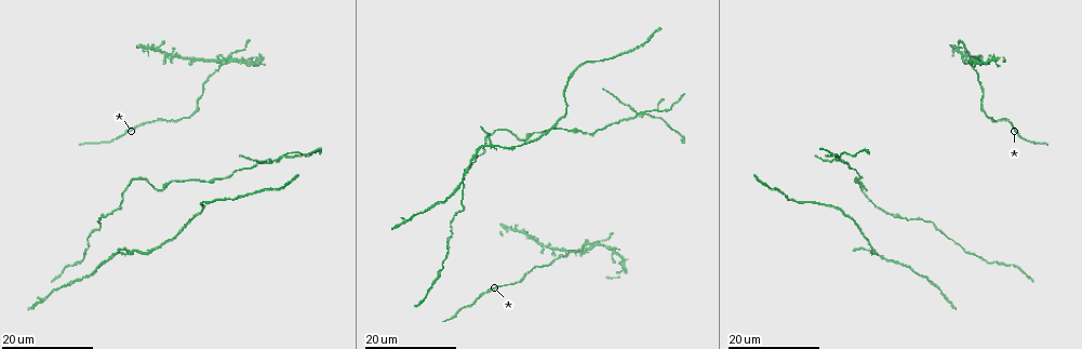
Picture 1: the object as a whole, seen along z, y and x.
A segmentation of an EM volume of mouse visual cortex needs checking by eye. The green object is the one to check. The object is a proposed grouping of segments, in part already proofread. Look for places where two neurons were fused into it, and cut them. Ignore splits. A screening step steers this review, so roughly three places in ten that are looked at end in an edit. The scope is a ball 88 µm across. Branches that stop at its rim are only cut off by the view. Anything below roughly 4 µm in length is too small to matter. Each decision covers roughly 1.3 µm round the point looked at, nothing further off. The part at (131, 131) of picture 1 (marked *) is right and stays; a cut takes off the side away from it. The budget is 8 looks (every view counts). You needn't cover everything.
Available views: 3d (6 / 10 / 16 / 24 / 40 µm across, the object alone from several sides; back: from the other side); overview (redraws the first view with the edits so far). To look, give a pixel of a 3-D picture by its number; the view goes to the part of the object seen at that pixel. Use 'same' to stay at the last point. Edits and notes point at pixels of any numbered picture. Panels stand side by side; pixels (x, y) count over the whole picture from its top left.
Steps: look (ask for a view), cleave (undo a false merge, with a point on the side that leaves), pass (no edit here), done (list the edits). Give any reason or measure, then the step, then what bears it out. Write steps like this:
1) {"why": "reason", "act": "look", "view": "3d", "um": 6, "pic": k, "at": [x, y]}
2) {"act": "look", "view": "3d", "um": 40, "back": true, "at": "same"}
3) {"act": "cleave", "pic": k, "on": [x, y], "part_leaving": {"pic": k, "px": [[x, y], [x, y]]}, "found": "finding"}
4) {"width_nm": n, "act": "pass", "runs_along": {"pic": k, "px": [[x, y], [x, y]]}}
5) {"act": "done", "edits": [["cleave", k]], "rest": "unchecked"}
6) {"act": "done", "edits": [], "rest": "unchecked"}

{"act": "look", "view": "3d", "um": 16, "pic": 1, "at": [554, 126]}

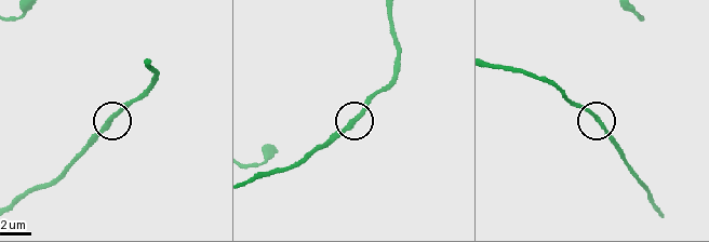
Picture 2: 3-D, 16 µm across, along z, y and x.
{"why": "closer look", "act": "look", "view": "3d", "um": 10, "pic": 2, "at": [598, 122]}

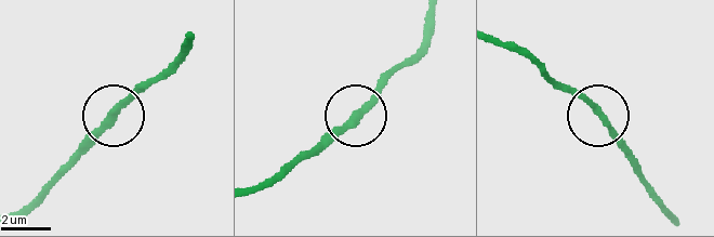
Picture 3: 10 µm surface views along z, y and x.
{"side_arm_um": 41, "act": "pass", "found": "continuous, no second neuron"}

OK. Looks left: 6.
{"why": "three-way junction", "act": "look", "view": "3d", "um": 24, "pic": 1, "at": [125, 255]}

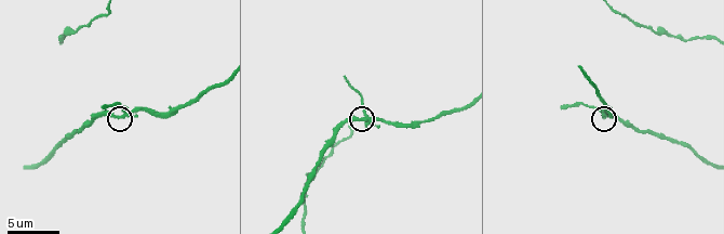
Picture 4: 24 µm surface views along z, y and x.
{"why": "zoom in", "act": "look", "view": "3d", "um": 10, "pic": 4, "at": [359, 120]}

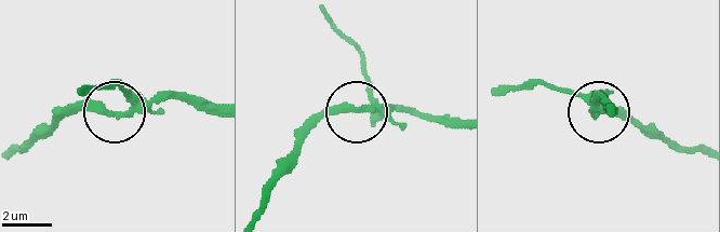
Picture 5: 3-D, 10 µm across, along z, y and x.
{"arms": 3, "act": "cleave", "pic": 5, "on": [123, 89], "part_leaving": {"pic": 5, "px": [[141, 100], [116, 84], [77, 89]]}, "found": "a second neuron is stuck on"}

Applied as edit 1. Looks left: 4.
{"why": "four arms meet", "act": "look", "view": "3d", "um": 16, "pic": 1, "at": [586, 248]}

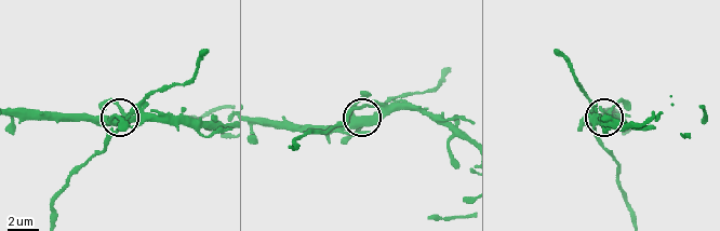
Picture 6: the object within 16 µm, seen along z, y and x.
{"act": "look", "view": "3d", "um": 6, "pic": 6, "at": [364, 125]}

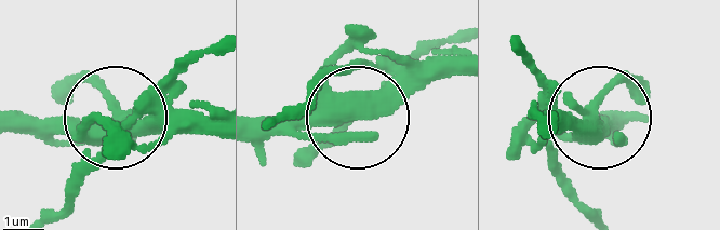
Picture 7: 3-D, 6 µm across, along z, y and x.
{"arms": 4, "act": "pass", "runs_along": {"pic": 7, "px": [[595, 218], [557, 156], [595, 114], [543, 114]]}, "found": "one neuron here"}

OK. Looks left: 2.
{"why": "sudden change in width", "act": "look", "view": "3d", "um": 24, "pic": 1, "at": [571, 130]}

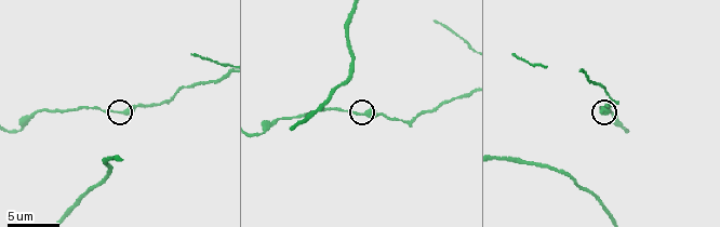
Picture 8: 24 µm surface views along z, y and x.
{"act": "look", "view": "3d", "um": 6, "pic": 8, "at": [116, 112]}

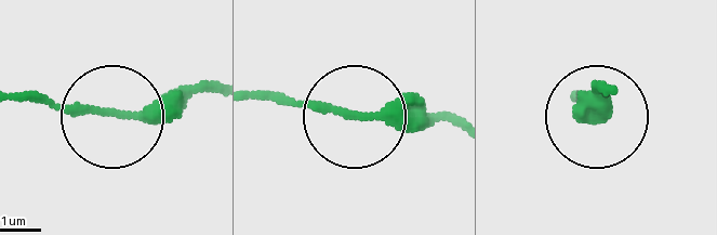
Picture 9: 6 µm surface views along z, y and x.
{"width_nm": 240, "act": "pass", "runs_along": {"pic": 9, "px": [[260, 101], [453, 112]]}, "found": "all the same neuron"}

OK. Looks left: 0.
{"act": "done", "edits": [["cleave", 5]], "rest": "unchecked"}

